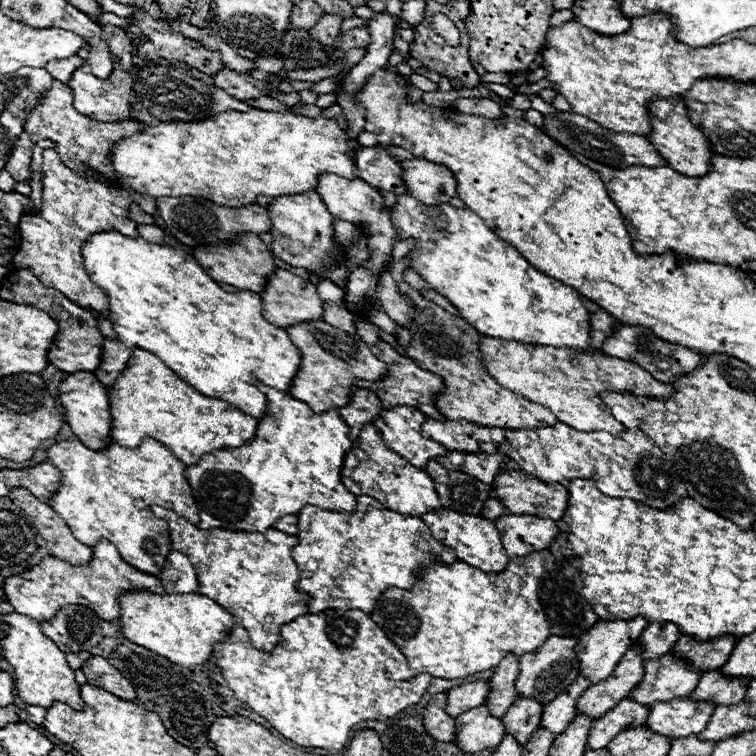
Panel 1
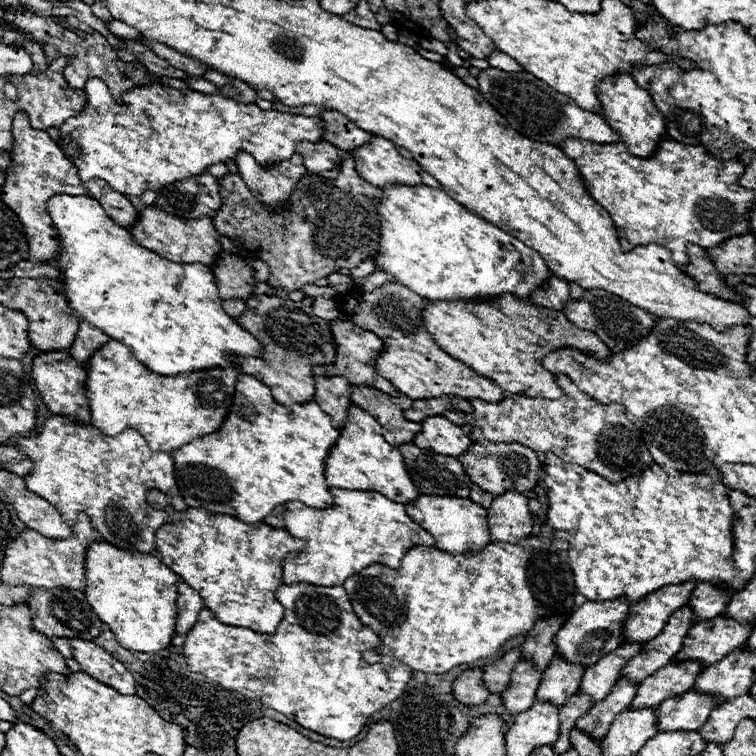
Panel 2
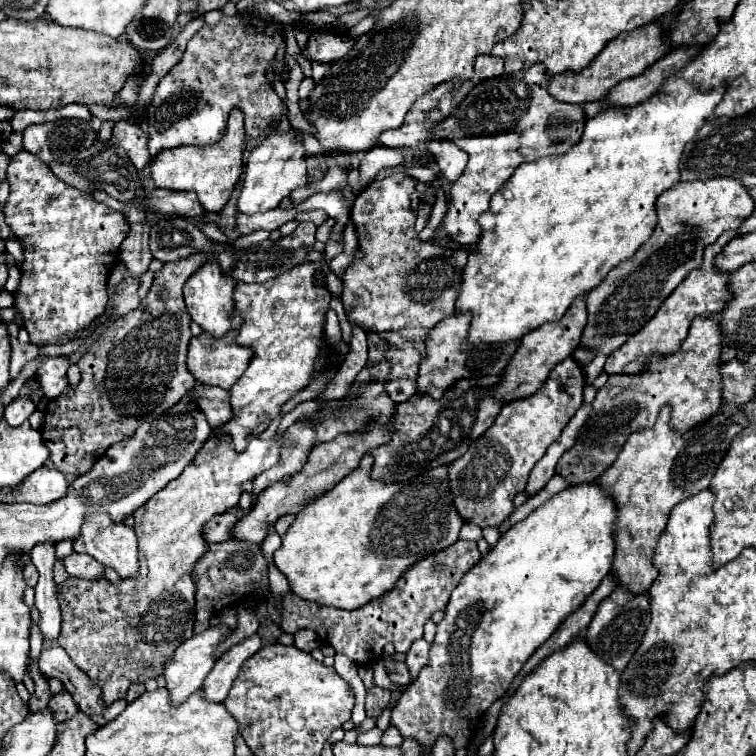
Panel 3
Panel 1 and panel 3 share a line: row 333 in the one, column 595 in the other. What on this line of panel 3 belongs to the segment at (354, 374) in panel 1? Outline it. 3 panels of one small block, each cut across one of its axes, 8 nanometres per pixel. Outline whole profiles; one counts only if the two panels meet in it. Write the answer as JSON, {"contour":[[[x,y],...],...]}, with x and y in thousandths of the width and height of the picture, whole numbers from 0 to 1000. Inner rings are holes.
{"contour":[[[939,235],[899,241],[876,254],[868,265],[873,286],[860,317],[844,328],[836,344],[825,344],[810,354],[804,365],[775,394],[778,429],[772,434],[770,458],[786,460],[791,468],[810,468],[831,444],[841,442],[886,392],[886,386],[929,347],[929,331],[944,323],[960,304],[976,304],[979,294],[997,278],[997,262],[971,235]]]}

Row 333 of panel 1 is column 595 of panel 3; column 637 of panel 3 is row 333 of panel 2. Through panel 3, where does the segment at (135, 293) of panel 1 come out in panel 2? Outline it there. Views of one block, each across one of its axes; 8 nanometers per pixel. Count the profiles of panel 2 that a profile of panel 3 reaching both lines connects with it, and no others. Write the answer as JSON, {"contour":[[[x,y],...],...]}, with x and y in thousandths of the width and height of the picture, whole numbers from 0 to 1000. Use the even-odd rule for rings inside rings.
{"contour":[[[74,257],[63,265],[63,280],[71,299],[79,307],[82,333],[74,352],[85,357],[87,392],[93,407],[122,431],[132,434],[148,450],[156,450],[175,460],[175,468],[201,492],[212,497],[235,497],[241,492],[262,492],[272,487],[310,487],[307,471],[344,471],[347,455],[323,437],[294,407],[286,365],[280,354],[270,349],[233,349],[212,341],[206,333],[177,320],[175,310],[153,299],[138,280],[138,275],[119,259]]]}

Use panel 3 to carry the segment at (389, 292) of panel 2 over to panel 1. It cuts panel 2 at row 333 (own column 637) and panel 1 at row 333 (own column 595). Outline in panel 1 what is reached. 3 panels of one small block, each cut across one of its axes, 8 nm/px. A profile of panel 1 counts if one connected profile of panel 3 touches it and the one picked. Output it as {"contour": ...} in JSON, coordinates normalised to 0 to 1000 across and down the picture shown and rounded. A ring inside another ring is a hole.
{"contour":[[[537,336],[529,347],[521,347],[516,352],[519,368],[526,373],[529,386],[540,389],[548,402],[553,405],[553,421],[545,426],[545,447],[542,437],[526,434],[526,455],[537,463],[537,468],[556,479],[558,487],[566,487],[569,492],[577,492],[587,503],[587,521],[577,524],[577,540],[595,556],[614,556],[635,563],[656,563],[664,569],[685,569],[685,566],[720,566],[738,558],[735,548],[728,545],[728,540],[714,537],[709,532],[701,532],[690,526],[688,521],[680,521],[669,513],[664,513],[640,487],[638,471],[632,463],[635,455],[635,439],[624,434],[616,423],[598,418],[595,413],[585,410],[579,402],[563,397],[556,384],[548,384],[542,376],[534,373],[534,360],[542,354],[545,336]]]}

